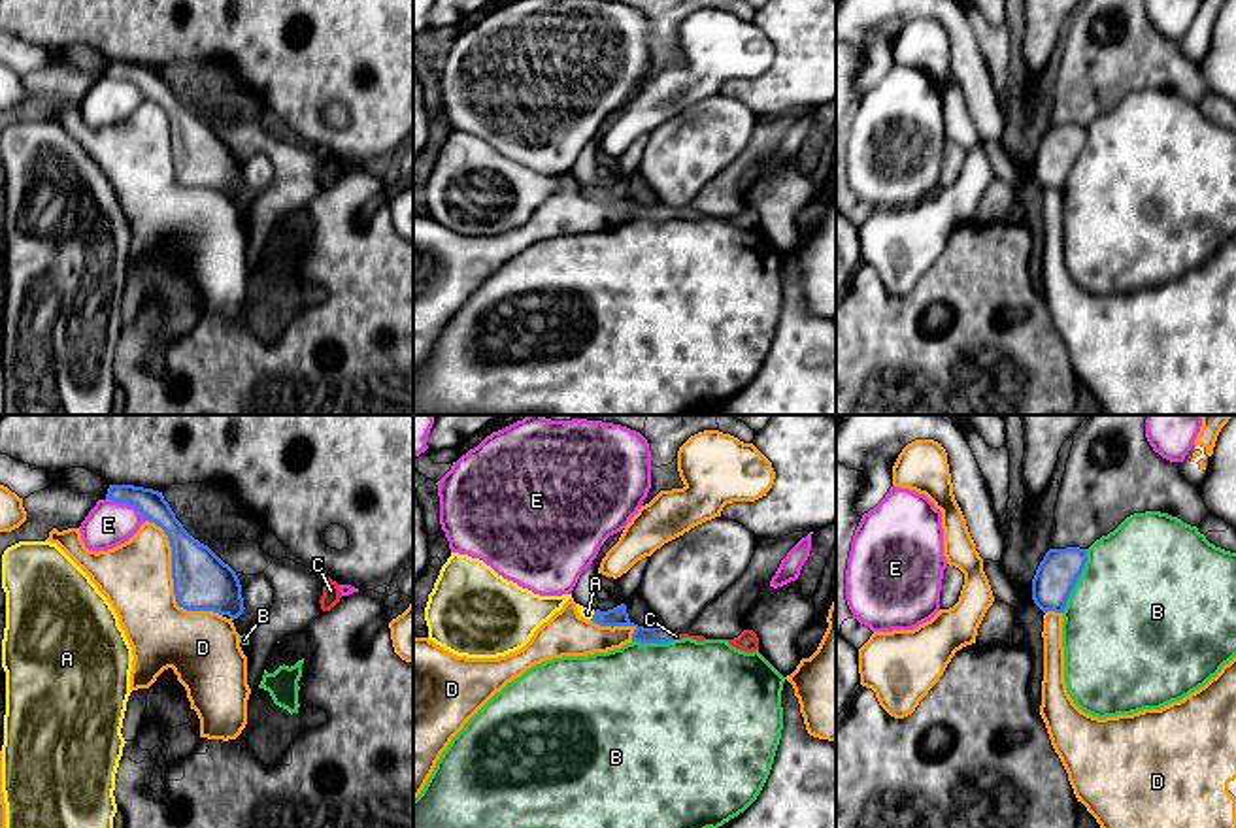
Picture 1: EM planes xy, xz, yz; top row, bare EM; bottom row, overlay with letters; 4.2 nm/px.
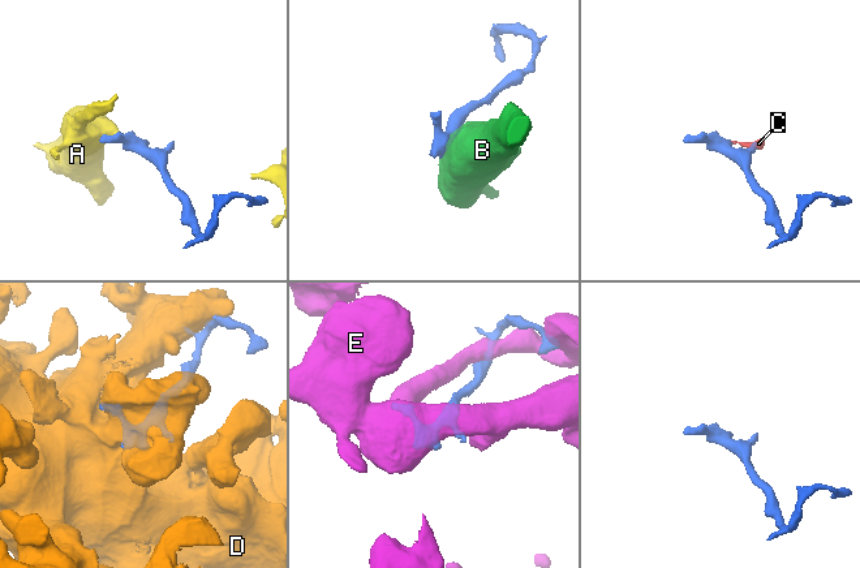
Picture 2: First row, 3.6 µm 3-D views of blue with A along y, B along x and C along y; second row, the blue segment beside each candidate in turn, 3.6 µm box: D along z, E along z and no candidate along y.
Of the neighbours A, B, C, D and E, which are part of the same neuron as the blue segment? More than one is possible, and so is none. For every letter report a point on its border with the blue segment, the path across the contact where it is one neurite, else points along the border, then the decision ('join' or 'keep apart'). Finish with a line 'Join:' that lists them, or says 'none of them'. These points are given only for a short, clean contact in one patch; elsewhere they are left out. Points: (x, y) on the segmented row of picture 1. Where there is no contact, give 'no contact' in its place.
A: xz (593, 615) | across xz (618, 615), (593, 615), (587, 613) | join
B: yz (1076, 581) | keep apart
C: xz (672, 636) | join
D: xy (174, 581) | keep apart
E: xy (127, 502) | keep apart
Join: A, C

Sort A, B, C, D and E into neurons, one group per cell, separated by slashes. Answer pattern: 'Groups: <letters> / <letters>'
Groups: A C / B / D / E

